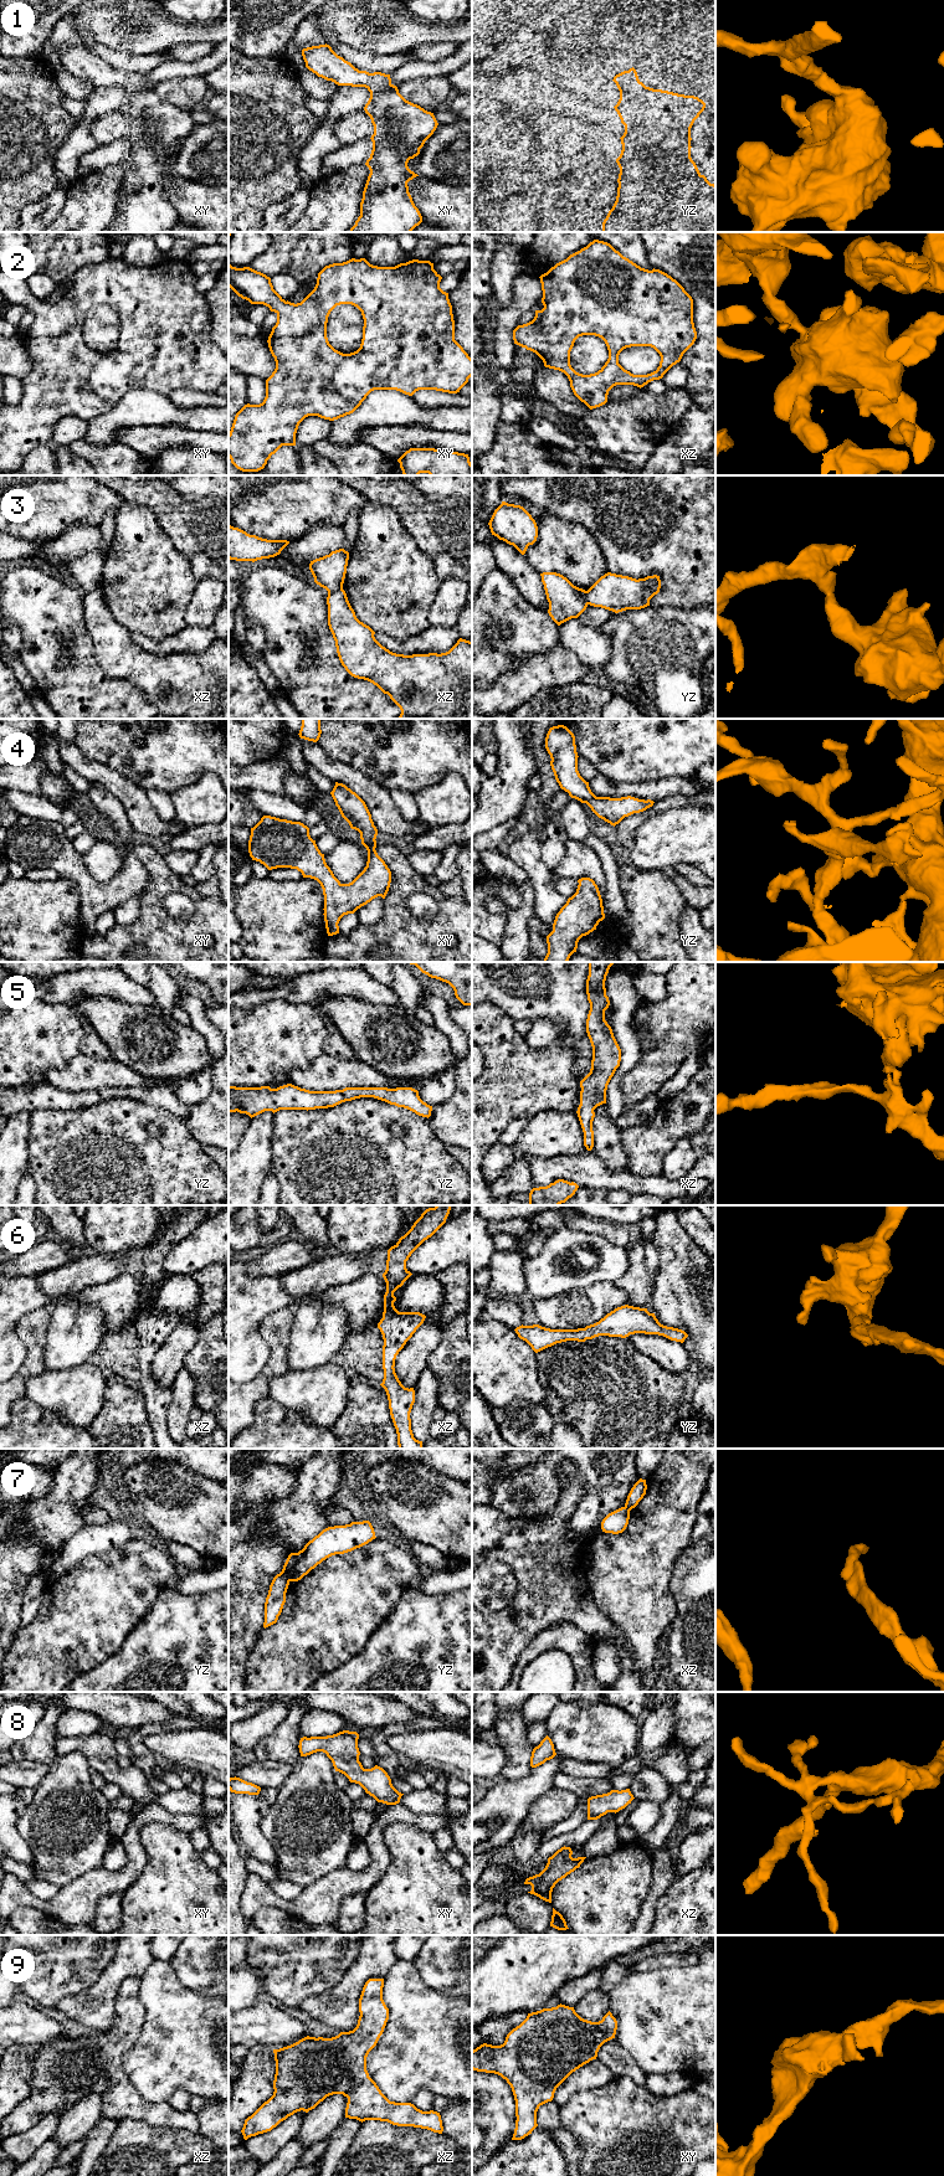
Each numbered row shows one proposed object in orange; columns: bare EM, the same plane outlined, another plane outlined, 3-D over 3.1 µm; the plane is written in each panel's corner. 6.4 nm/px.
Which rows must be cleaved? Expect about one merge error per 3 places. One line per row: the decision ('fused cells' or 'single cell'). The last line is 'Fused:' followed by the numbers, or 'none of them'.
1: single cell
2: single cell
3: fused cells
4: single cell
5: single cell
6: single cell
7: fused cells
8: single cell
9: single cell
Fused: 3, 7

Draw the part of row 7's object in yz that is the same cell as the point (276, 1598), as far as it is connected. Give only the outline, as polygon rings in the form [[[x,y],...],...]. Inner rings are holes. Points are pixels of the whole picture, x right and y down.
[[[291,1553],[283,1565],[283,1569],[277,1574],[268,1590],[265,1603],[265,1622],[263,1627],[268,1627],[277,1622],[286,1603],[286,1593],[289,1585],[289,1573],[293,1570],[297,1560],[297,1553]]]

